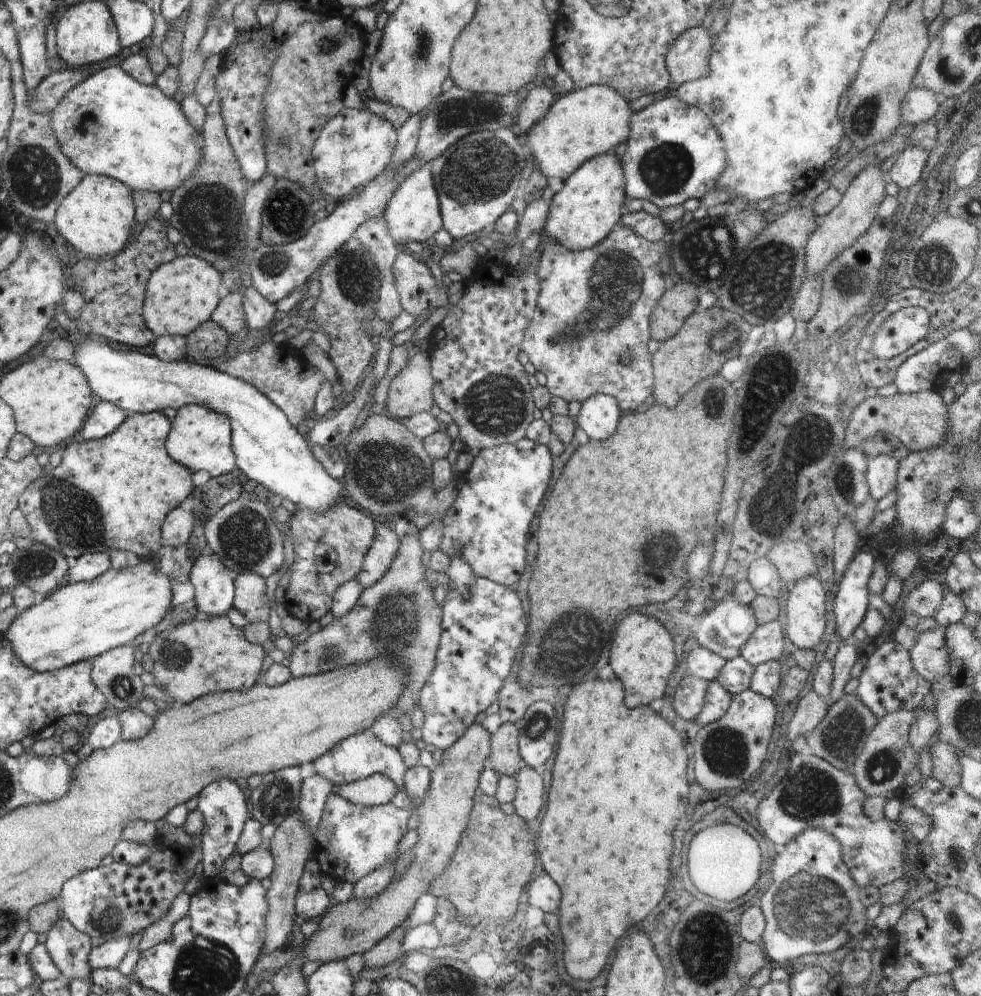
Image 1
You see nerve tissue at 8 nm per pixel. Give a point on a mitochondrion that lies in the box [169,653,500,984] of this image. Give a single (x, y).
(273, 799)

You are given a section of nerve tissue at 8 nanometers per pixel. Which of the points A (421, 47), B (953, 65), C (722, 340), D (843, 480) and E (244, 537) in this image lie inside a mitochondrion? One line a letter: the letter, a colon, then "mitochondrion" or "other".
A: mitochondrion
B: mitochondrion
C: mitochondrion
D: mitochondrion
E: mitochondrion

